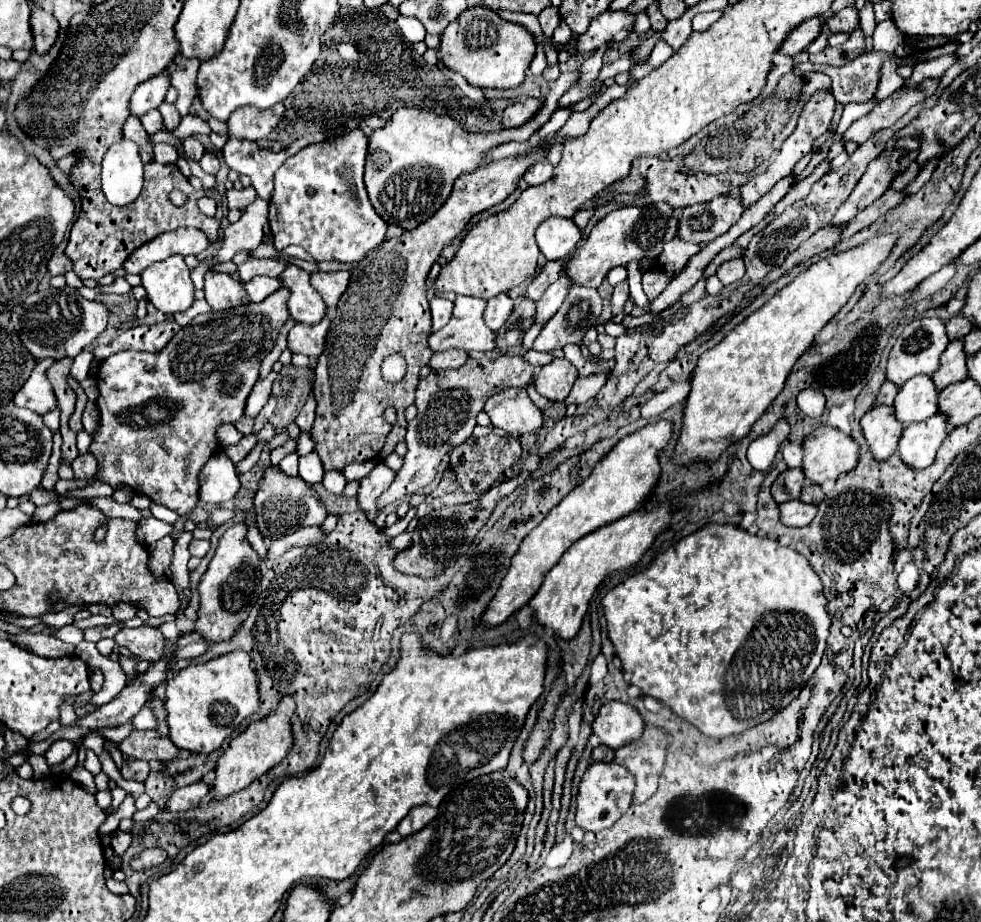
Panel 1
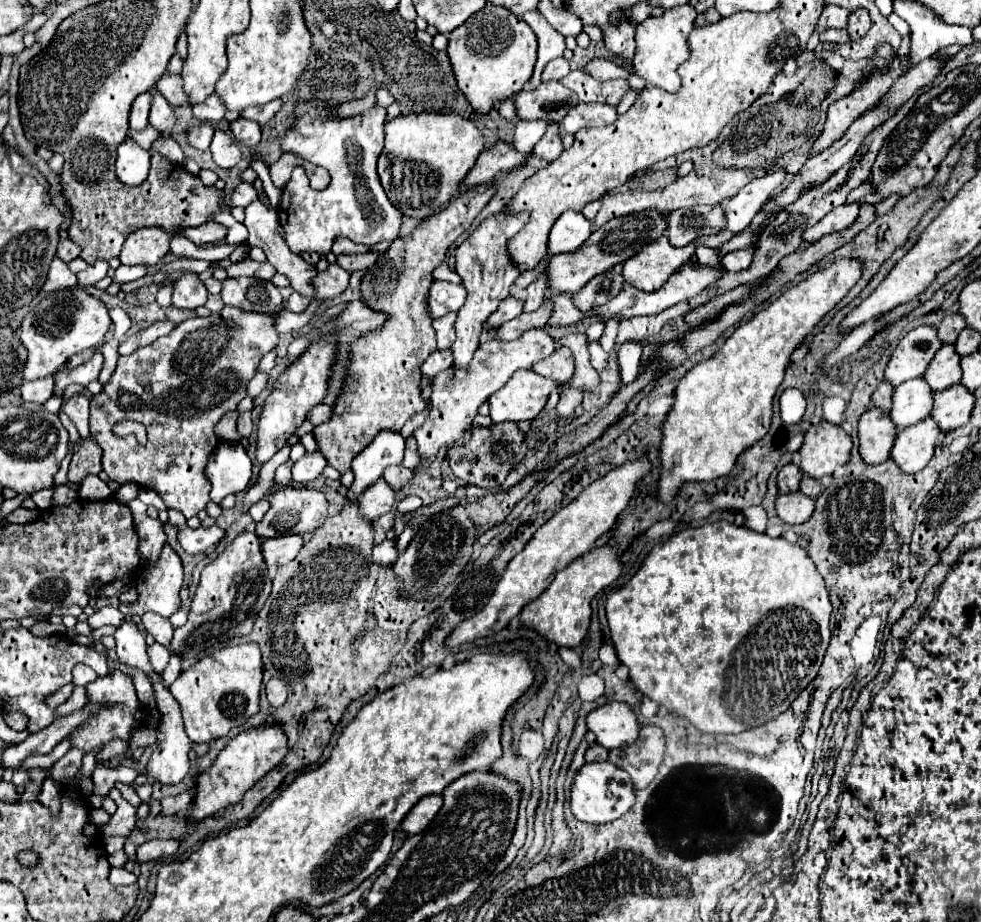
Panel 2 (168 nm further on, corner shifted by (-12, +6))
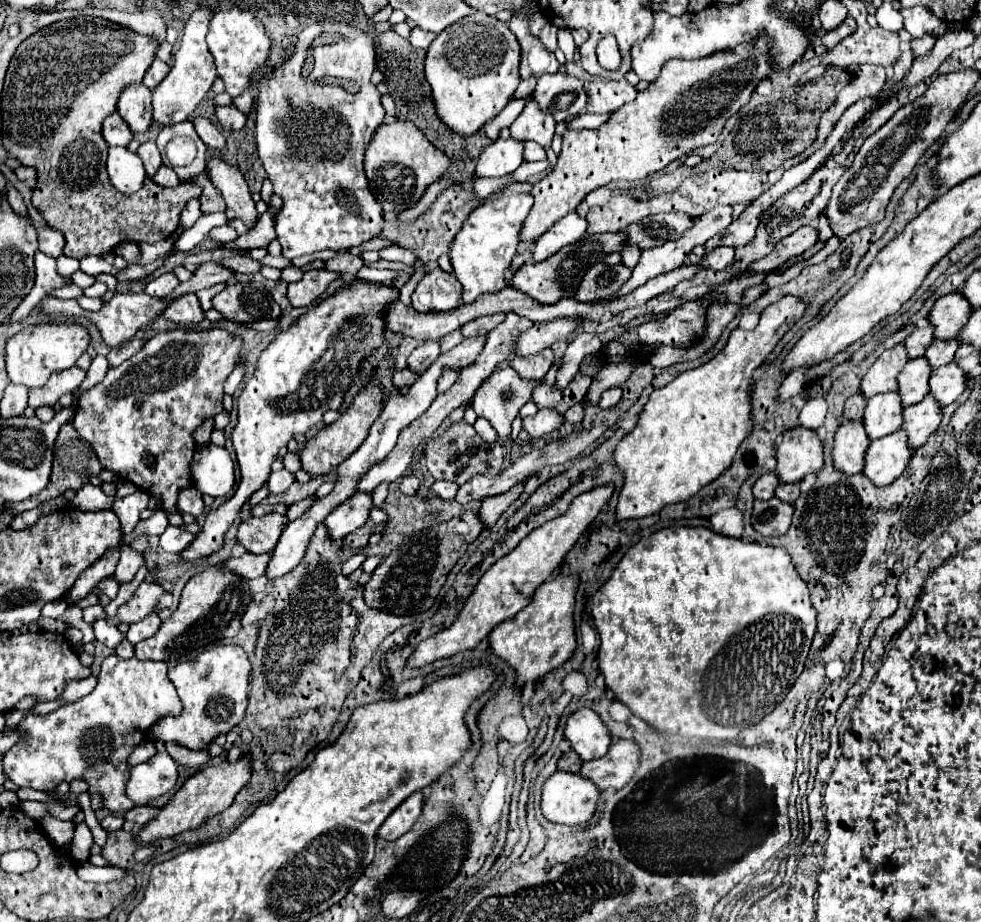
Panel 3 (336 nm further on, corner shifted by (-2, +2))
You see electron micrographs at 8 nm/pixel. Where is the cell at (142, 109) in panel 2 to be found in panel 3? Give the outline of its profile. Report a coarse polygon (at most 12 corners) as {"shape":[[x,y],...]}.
{"shape":[[114,112],[102,124],[110,148],[128,146],[132,132]]}

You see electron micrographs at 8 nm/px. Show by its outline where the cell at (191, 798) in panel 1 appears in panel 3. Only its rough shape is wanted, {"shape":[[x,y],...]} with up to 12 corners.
{"shape":[[134,806],[124,812],[124,820],[144,826],[152,816],[156,808],[150,806]]}

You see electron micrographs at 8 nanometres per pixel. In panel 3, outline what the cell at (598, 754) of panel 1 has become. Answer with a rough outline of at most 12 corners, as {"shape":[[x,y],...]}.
{"shape":[[568,752],[558,760],[558,770],[578,772],[582,760],[576,752]]}

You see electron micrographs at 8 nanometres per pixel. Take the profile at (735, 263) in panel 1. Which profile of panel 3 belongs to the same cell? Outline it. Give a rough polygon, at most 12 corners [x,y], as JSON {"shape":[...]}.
{"shape":[[728,246],[712,248],[700,258],[706,268],[722,270],[734,254]]}

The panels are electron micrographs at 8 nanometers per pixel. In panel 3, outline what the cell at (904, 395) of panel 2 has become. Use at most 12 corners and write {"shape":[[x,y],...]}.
{"shape":[[896,392],[872,396],[864,408],[870,440],[902,424]]}

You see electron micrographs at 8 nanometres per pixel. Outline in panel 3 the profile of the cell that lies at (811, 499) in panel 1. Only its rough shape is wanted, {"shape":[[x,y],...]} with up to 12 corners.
{"shape":[[780,484],[774,492],[782,502],[800,496],[798,484]]}

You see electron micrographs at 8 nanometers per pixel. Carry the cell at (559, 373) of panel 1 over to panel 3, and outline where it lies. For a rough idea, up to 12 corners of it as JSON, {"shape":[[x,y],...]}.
{"shape":[[552,348],[532,356],[512,356],[520,378],[544,378],[554,360]]}

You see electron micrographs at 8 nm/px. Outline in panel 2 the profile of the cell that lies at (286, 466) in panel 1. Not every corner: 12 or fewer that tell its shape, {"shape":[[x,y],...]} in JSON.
{"shape":[[288,460],[276,470],[276,482],[288,486],[292,482],[292,466]]}

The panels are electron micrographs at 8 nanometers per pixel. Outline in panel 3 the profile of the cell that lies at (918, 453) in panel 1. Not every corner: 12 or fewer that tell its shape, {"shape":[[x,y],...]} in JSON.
{"shape":[[904,430],[872,440],[862,474],[878,488],[902,474],[914,450]]}

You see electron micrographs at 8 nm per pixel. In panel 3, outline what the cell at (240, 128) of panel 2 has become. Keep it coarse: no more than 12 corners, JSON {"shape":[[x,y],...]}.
{"shape":[[216,106],[226,130],[242,130],[246,116],[236,106]]}

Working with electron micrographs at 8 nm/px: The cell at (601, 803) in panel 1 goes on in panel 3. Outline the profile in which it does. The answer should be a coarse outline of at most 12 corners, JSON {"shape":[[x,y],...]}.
{"shape":[[572,772],[542,786],[540,810],[554,824],[584,824],[600,792]]}

